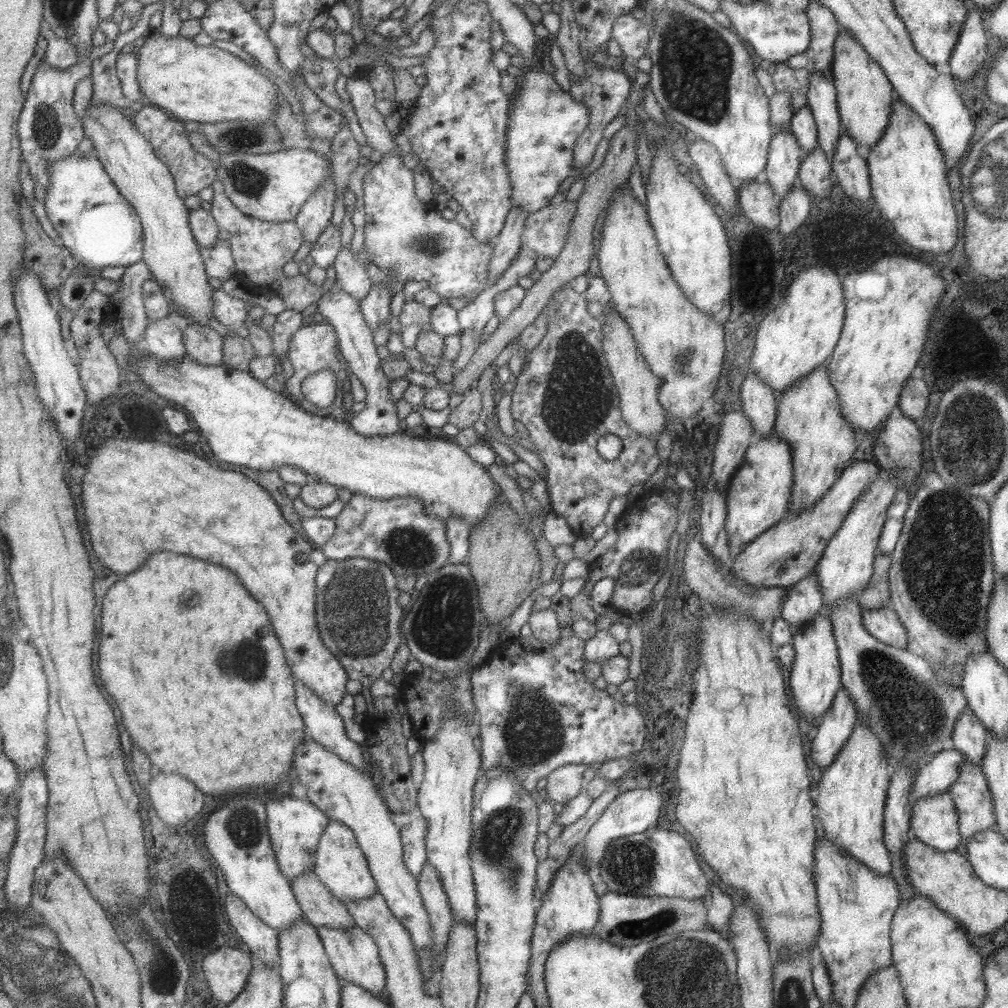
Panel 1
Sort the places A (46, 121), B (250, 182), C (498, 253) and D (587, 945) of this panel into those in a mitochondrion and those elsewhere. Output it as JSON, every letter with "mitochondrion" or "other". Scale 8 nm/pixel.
{"A":"mitochondrion","B":"mitochondrion","C":"other","D":"other"}

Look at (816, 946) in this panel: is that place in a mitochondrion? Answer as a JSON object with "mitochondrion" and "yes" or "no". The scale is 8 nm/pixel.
{"mitochondrion":"no"}

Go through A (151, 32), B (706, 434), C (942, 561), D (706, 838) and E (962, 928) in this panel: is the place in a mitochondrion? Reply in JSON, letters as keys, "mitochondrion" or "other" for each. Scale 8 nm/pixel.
{"A":"other","B":"other","C":"mitochondrion","D":"other","E":"other"}

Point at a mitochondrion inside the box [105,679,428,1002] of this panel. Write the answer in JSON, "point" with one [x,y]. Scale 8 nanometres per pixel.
{"point":[242,821]}

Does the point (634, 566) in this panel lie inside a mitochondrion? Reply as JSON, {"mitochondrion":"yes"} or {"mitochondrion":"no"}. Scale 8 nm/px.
{"mitochondrion":"yes"}

